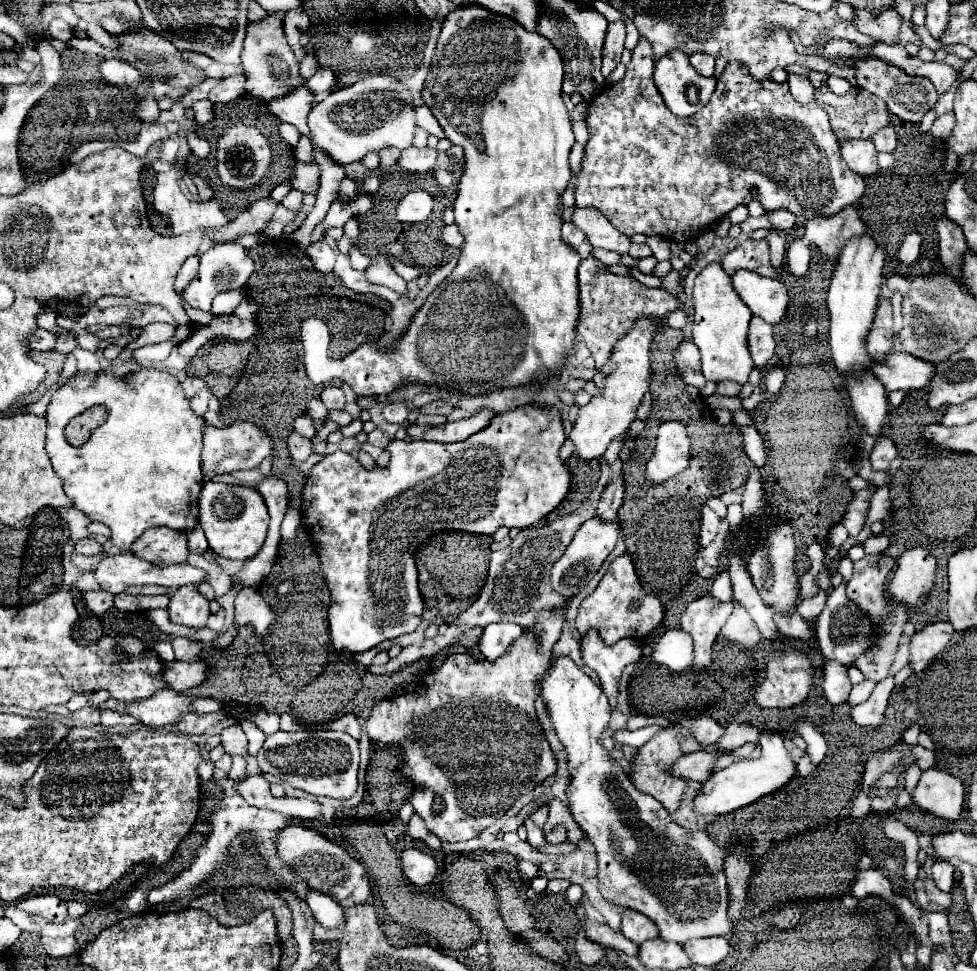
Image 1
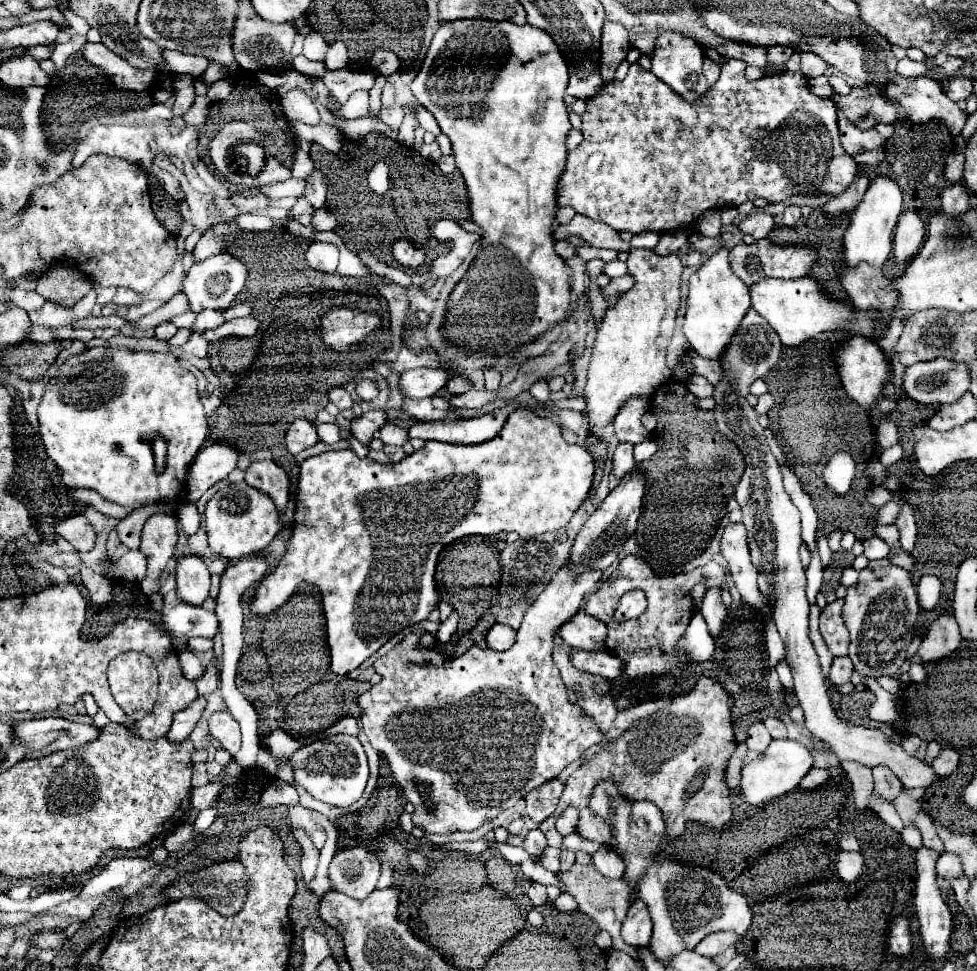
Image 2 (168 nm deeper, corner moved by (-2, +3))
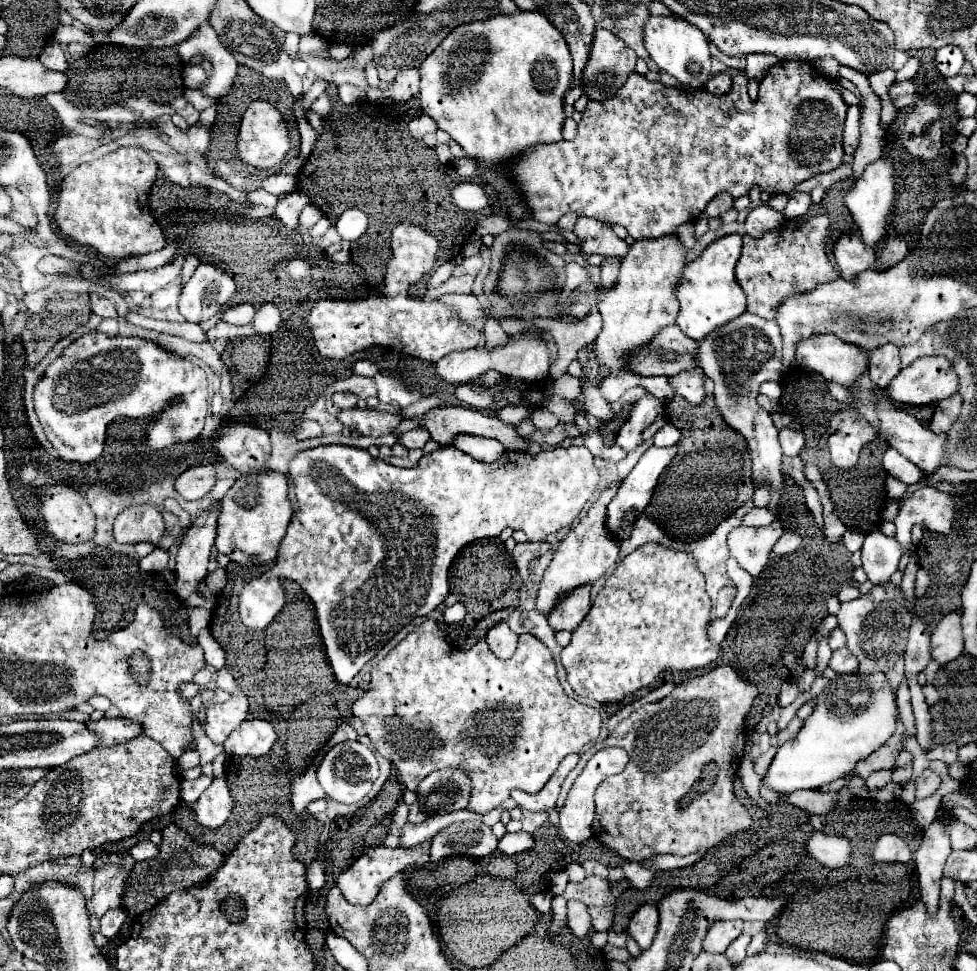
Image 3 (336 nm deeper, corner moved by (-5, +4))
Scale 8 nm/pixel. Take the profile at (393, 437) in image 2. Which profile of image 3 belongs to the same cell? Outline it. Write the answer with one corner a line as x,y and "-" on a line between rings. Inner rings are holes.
416,428
416,430
410,430
406,434
402,434
402,438
398,440
402,446
406,446
408,450
412,448
424,448
424,444
430,440
430,432
426,428

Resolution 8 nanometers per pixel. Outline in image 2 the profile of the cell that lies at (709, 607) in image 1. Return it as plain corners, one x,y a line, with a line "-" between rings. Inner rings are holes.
711,587
707,593
705,593
705,599
701,603
701,615
705,617
707,621
707,627
709,627
709,633
713,637
717,637
723,629
723,621
727,617
727,607
723,605
721,601
721,591
719,587

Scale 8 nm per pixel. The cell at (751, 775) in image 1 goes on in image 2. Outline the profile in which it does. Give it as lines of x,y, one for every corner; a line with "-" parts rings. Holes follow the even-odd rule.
773,739
765,753
761,753
757,759
753,759
741,767
739,793
747,803
761,805
773,797
793,791
799,785
799,781
803,779
803,775
811,769
811,765
813,765
813,755
807,747
803,747
801,743
795,743
791,739
785,739
785,741

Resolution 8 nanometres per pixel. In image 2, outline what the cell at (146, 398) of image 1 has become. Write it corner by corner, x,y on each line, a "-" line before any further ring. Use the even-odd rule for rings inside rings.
105,347
87,349
81,355
67,359
59,367
55,377
47,383
37,413
45,451
55,461
55,465
61,467
67,487
95,489
105,501
127,507
131,513
141,507
151,507
159,503
185,503
183,491
187,491
189,469
201,445
205,443
209,425
203,405
199,401
195,375
183,369
171,353

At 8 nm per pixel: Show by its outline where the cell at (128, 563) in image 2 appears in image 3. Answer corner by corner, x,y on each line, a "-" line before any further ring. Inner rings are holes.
154,548
154,552
150,552
148,556
140,558
140,568
142,568
144,572
152,572
152,570
154,570
154,572
158,572
158,570
166,570
168,558
170,558
168,550
164,550
164,548

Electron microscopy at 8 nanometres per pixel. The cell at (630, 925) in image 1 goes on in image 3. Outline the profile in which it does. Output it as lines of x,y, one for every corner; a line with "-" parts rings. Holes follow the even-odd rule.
650,904
640,906
638,912
632,916
628,930
642,950
650,948
650,944
652,944
656,932
658,932
658,918
660,918
658,908
650,906

